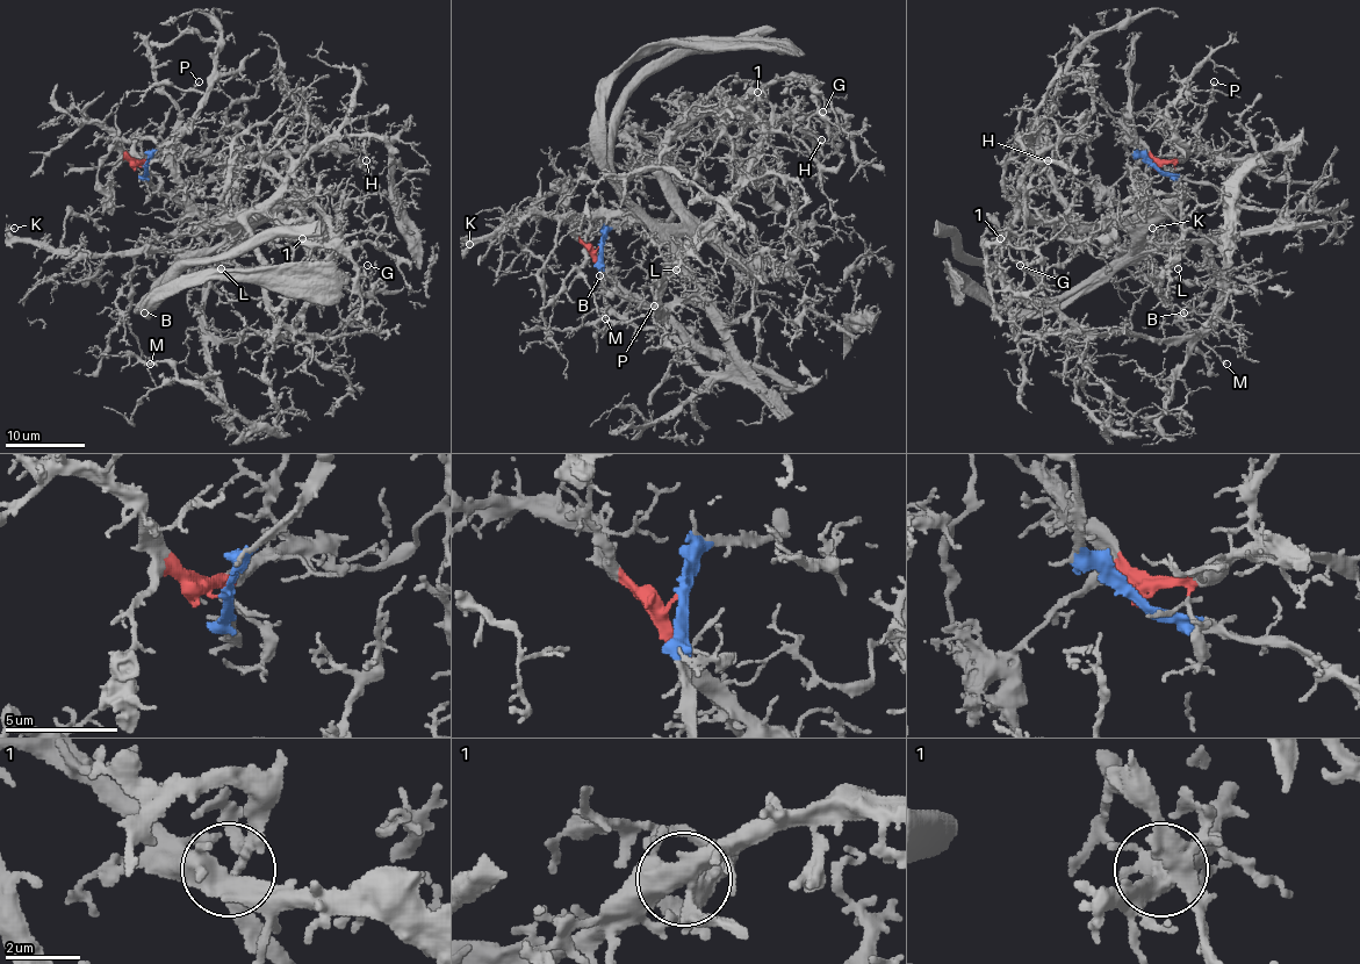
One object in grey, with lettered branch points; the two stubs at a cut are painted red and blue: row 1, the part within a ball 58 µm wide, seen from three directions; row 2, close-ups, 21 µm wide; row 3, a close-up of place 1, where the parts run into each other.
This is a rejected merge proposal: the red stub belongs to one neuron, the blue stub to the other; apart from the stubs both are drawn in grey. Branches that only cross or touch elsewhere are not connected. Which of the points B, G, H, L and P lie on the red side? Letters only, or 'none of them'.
G, H, P

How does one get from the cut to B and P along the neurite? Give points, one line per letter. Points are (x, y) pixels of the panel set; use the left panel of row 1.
B: (144, 166), (150, 182), (186, 204), (244, 208), (276, 227), (230, 249), (144, 313)
P: (144, 166), (139, 164), (164, 142), (160, 126), (168, 112), (199, 81)

